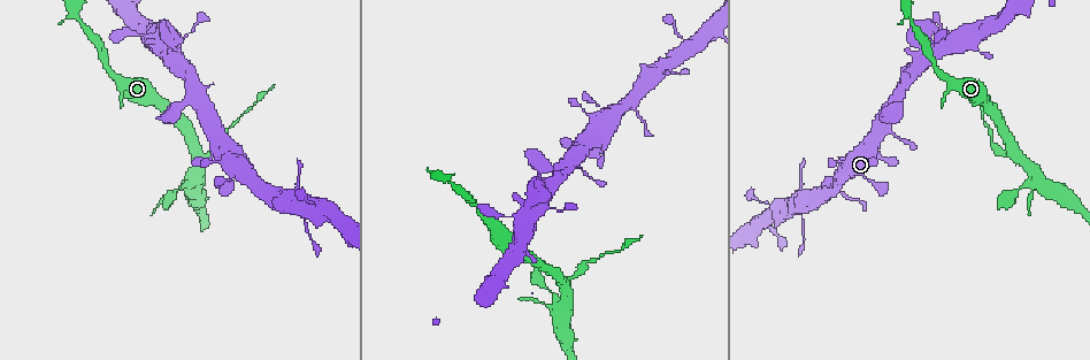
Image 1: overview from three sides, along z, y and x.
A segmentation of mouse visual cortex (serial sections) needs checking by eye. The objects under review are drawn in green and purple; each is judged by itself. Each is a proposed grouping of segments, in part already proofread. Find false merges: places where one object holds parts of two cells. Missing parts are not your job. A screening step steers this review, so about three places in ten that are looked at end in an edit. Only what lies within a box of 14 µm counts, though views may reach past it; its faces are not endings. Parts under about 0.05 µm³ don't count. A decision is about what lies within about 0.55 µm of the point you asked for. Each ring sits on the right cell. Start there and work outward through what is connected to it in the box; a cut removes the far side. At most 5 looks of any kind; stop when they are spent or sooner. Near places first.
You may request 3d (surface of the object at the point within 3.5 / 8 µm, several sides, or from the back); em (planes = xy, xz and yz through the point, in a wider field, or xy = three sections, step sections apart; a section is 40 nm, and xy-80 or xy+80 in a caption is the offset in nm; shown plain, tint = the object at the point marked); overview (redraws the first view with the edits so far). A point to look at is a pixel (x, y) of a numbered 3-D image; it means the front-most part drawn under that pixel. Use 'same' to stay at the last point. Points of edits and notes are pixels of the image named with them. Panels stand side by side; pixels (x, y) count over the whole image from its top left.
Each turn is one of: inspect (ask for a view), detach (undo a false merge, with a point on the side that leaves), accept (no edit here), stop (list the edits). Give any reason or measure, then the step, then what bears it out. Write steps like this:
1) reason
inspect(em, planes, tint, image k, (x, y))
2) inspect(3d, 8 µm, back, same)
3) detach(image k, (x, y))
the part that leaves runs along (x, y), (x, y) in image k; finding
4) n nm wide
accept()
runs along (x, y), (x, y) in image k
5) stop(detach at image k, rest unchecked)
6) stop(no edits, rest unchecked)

calibre changes
inspect(3d, 3.5 µm, image 1, (112, 78))

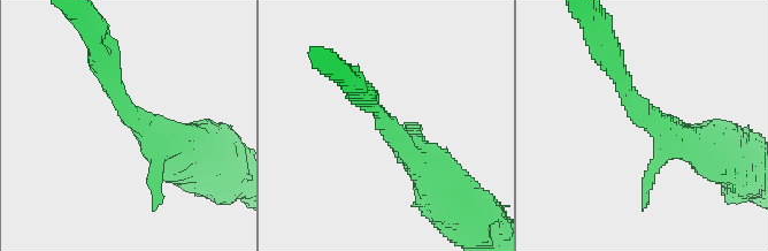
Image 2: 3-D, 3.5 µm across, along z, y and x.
shape alone is not enough
inspect(em, xy, step 3, plain, image 2, (650, 122))

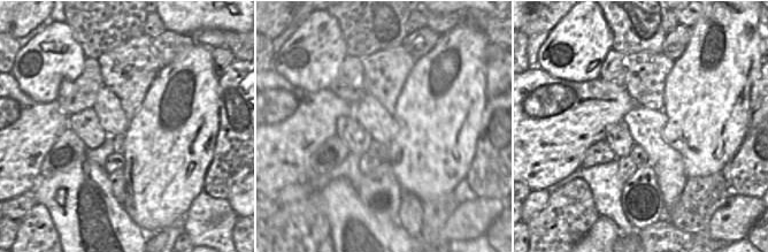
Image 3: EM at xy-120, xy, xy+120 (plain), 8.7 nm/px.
where the object lies
inspect(em, xy, step 3, tint, same)

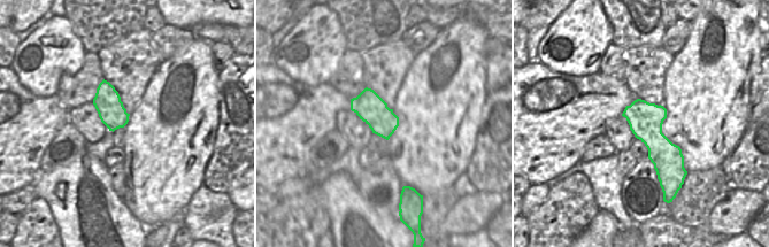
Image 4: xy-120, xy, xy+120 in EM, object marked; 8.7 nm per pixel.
accept()
one cell here

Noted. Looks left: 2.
sharp bend
inspect(em, xy, step 2, tint, image 1, (151, 35))

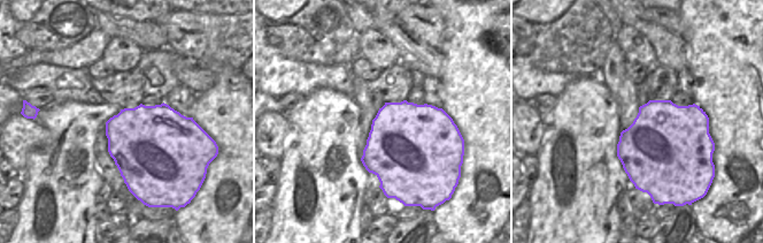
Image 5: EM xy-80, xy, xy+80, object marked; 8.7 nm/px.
wider look
inspect(3d, 3.5 µm, same)

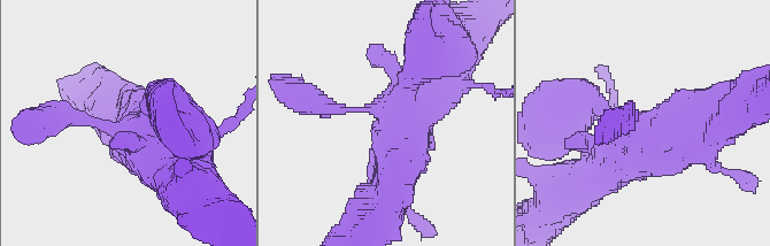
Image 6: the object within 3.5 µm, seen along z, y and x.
accept()
runs along (590, 178), (643, 139), (714, 122) in image 6; continuous, no second cell

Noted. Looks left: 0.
stop(no edits, rest unchecked)

